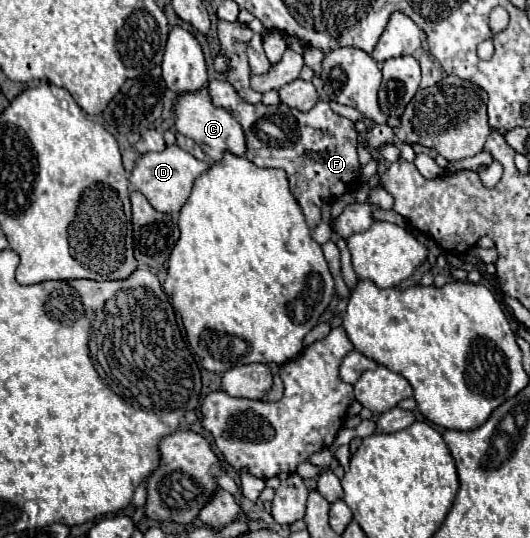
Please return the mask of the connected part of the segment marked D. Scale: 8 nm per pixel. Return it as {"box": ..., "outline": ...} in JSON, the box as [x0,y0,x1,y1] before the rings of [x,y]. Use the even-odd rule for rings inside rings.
{"box":[130,146,208,214],"outline":[[[166,146],[164,152],[146,152],[136,160],[134,170],[130,172],[130,182],[136,190],[140,190],[148,202],[158,210],[166,214],[178,214],[180,208],[186,204],[194,180],[208,170],[208,164],[202,160],[196,160],[192,154],[184,152],[182,148]]]}

